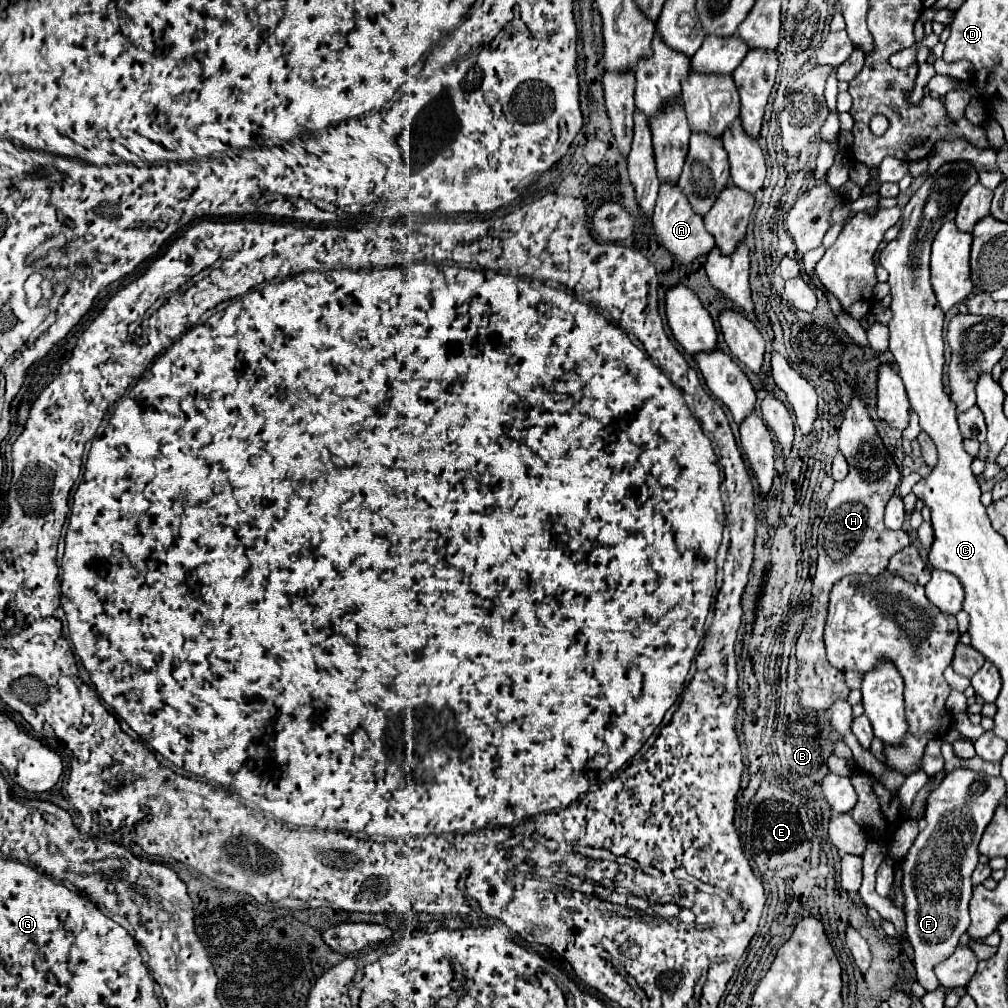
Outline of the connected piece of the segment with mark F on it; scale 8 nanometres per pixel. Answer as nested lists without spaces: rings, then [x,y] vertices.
[[[953,769],[951,773],[945,775],[941,785],[929,795],[927,799],[927,827],[917,835],[913,845],[909,847],[901,869],[903,869],[903,879],[901,879],[901,889],[905,895],[903,911],[905,911],[905,921],[907,921],[907,935],[909,941],[915,949],[915,973],[917,981],[925,987],[925,991],[937,989],[937,977],[933,973],[933,967],[943,961],[947,953],[953,953],[955,945],[959,945],[959,937],[967,931],[969,927],[969,899],[971,899],[971,873],[977,867],[977,845],[981,841],[981,835],[989,821],[993,819],[995,807],[1001,803],[1005,793],[1005,781],[1003,777],[989,777],[985,773],[977,773],[973,769]]]

